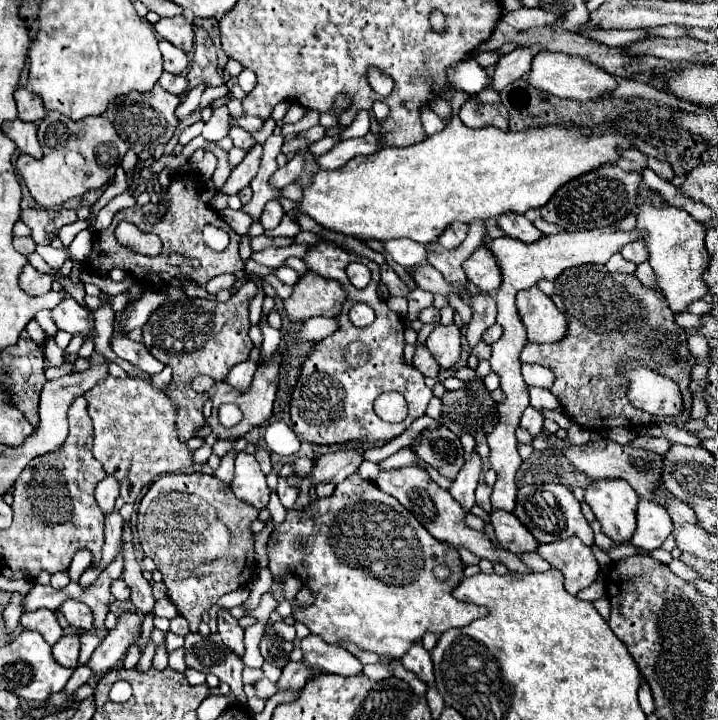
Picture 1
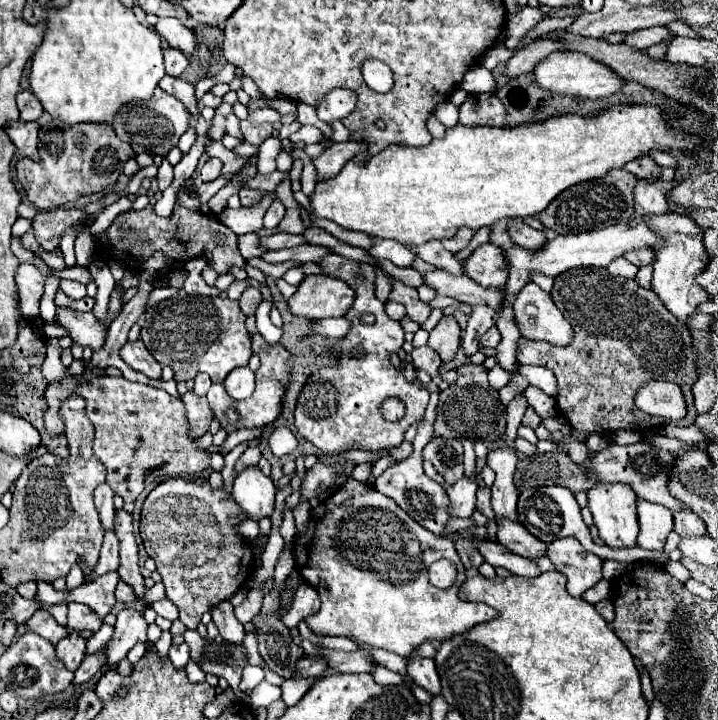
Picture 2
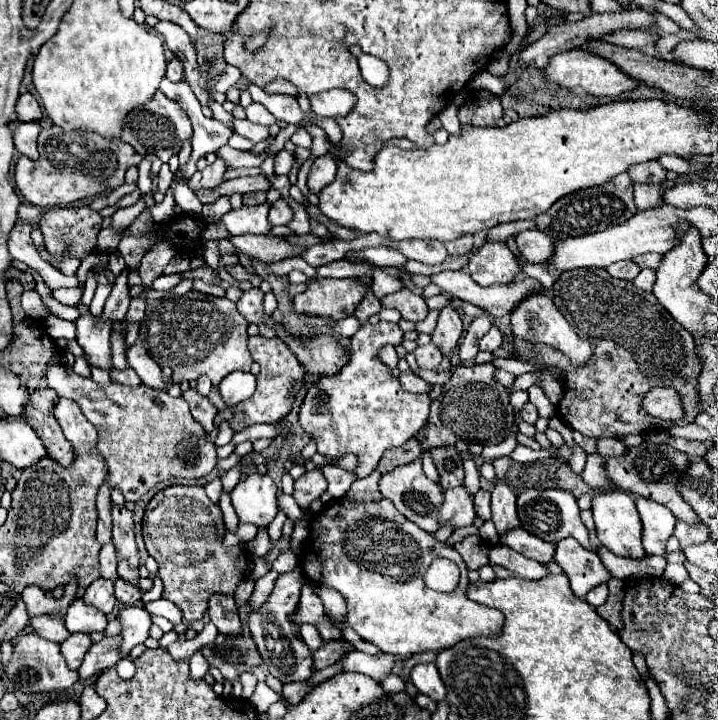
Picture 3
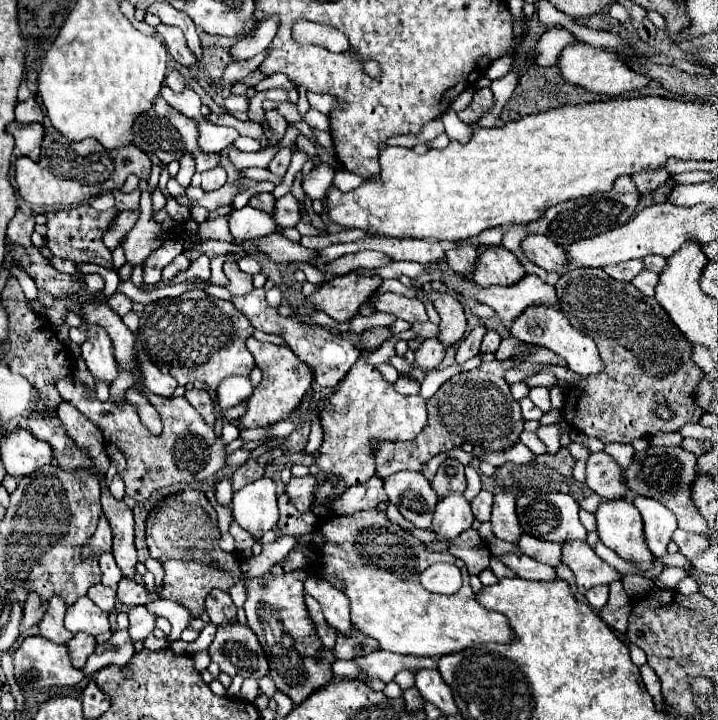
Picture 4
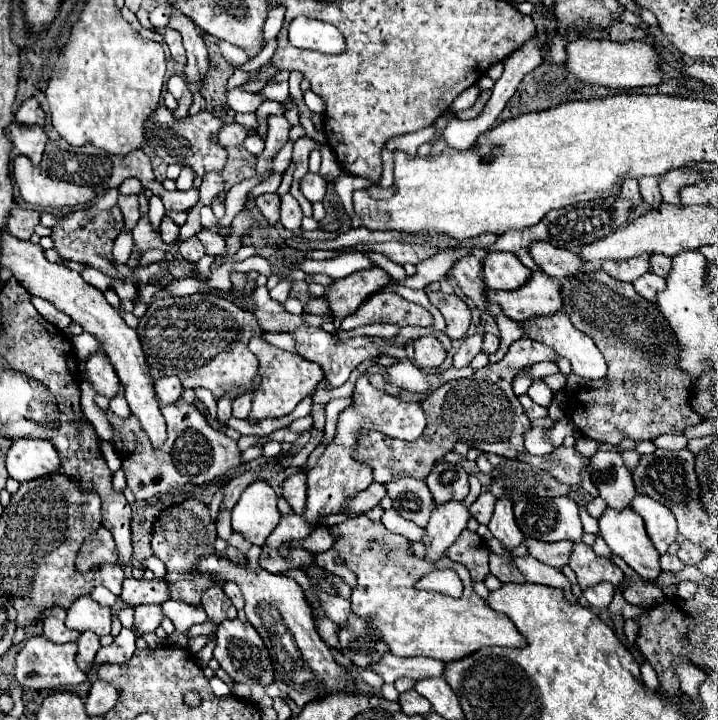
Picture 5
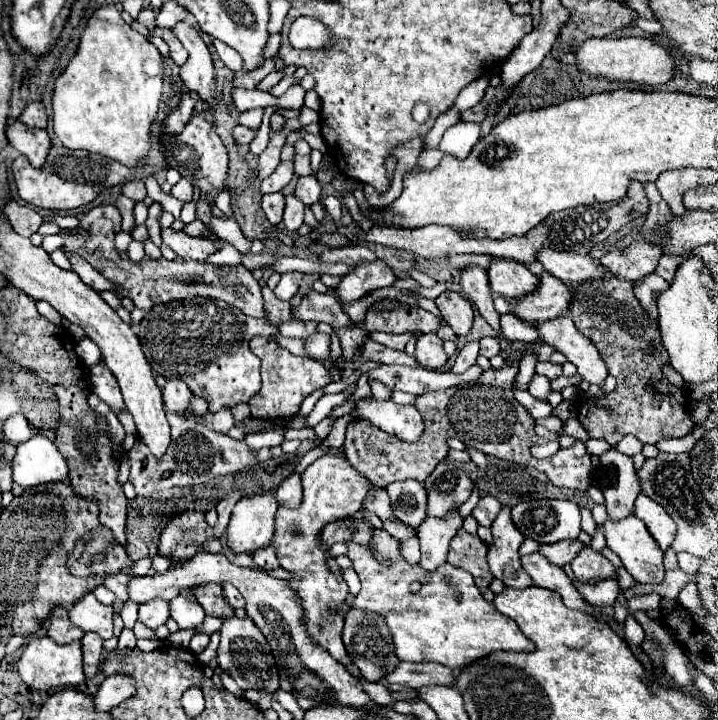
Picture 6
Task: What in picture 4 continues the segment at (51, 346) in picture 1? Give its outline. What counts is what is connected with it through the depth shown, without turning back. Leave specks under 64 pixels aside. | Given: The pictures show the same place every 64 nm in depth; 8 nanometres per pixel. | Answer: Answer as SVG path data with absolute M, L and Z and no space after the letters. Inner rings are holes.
M74 376L56 382L56 386L66 402L74 404L86 418L90 418L102 430L106 452L112 460L118 462L118 474L126 484L126 494L136 502L142 502L150 498L154 490L172 484L204 482L222 468L226 468L226 444L220 436L214 434L214 428L202 420L202 416L192 408L186 398L164 400L162 396L148 394L148 400L152 400L152 406L158 408L164 422L162 436L152 436L144 428L144 424L140 424L140 418L136 416L136 408L132 408L132 404L126 402L122 408L118 408L110 400L100 402L96 400L96 394L88 392L86 386Z

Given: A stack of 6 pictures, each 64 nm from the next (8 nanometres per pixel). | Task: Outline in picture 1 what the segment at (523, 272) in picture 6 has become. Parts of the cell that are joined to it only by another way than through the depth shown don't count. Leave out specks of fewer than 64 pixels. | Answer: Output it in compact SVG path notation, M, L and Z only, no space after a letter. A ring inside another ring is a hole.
M480 246L466 262L464 272L468 280L482 288L482 292L496 294L496 288L500 288L500 266L496 264L496 258L492 258L492 252L486 246Z

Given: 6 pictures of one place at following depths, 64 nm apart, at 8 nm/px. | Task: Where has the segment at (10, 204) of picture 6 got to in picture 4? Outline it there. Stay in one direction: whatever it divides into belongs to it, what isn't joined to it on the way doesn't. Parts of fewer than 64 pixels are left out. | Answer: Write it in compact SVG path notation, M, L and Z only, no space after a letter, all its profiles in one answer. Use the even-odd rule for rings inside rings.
M18 210L16 216L8 224L8 242L18 244L18 246L32 246L30 234L34 232L34 214L32 212L22 212Z

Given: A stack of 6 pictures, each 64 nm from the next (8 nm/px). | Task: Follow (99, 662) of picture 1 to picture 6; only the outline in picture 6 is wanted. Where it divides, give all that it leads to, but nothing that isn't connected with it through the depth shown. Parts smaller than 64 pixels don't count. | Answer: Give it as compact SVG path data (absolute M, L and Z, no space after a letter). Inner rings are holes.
M154 598L150 602L140 604L140 614L138 620L142 624L146 624L148 628L158 628L162 624L166 624L166 620L170 618L170 602L162 600L162 598Z

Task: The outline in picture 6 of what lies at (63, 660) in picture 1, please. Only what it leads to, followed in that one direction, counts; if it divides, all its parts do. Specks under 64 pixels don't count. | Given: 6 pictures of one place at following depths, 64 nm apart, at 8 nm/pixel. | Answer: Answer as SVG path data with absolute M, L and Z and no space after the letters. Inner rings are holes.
M92 632L84 634L82 652L84 652L84 674L86 674L86 678L94 678L100 672L100 664L104 660L102 638Z

